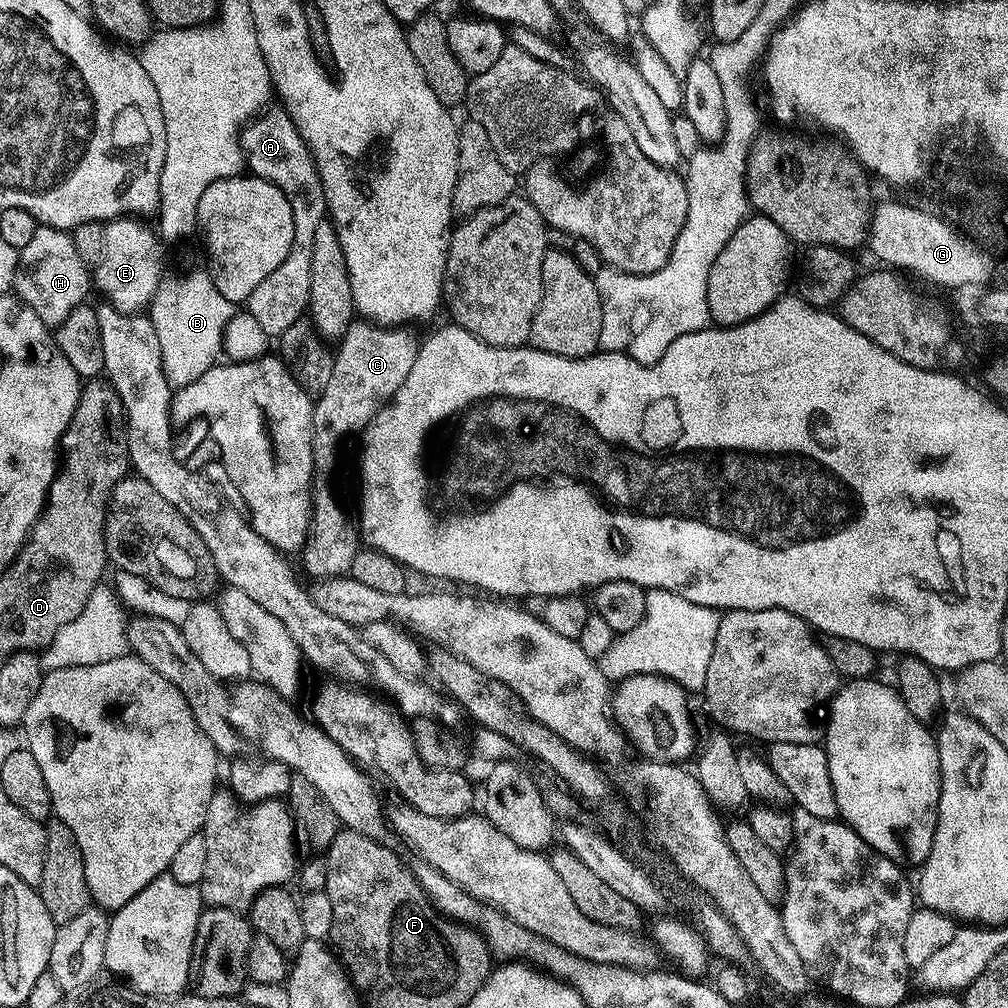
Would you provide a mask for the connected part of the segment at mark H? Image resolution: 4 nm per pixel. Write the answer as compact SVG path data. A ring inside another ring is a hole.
M39 226L34 238L19 251L15 295L29 304L44 324L61 324L74 306L85 303L89 299L88 284L90 288L90 268L79 256L71 231Z

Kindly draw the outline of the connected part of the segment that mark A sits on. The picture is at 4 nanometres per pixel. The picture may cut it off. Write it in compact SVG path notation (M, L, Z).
M269 107L247 121L238 135L247 171L278 186L278 190L286 194L286 202L290 202L290 210L294 214L294 242L290 246L290 254L286 254L286 262L282 262L282 266L278 266L278 270L274 270L270 278L262 278L262 282L258 282L254 289L254 294L250 294L246 301L247 312L260 323L262 330L266 330L269 338L280 337L307 313L312 265L310 254L314 254L314 233L318 222L328 216L328 203L322 190L322 178L318 174L316 159L287 112L283 107L275 107Z

